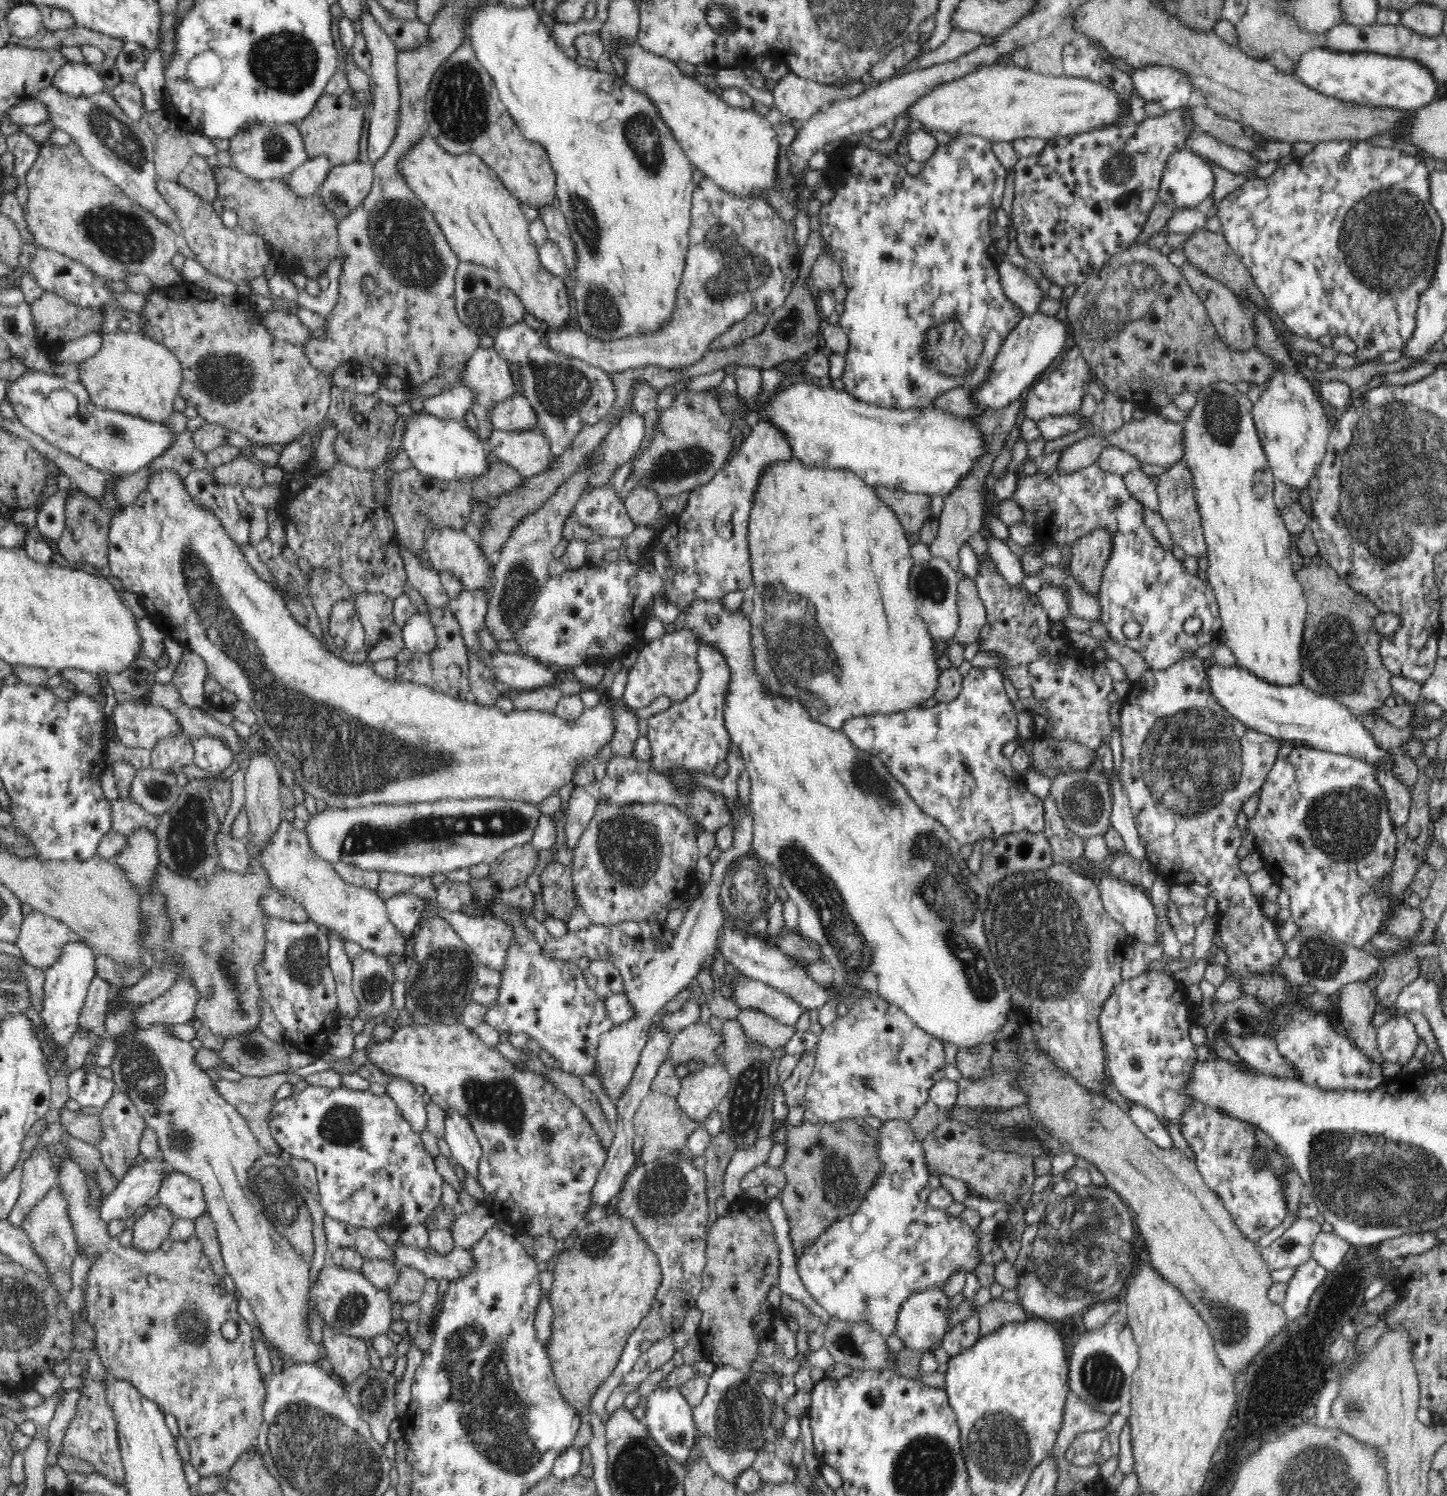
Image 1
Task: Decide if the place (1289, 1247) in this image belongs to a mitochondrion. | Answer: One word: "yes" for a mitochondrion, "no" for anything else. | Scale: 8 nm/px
yes

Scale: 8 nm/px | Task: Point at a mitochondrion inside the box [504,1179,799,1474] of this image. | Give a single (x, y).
(739, 1408)

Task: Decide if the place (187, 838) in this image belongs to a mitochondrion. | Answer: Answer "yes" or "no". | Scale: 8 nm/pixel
yes

